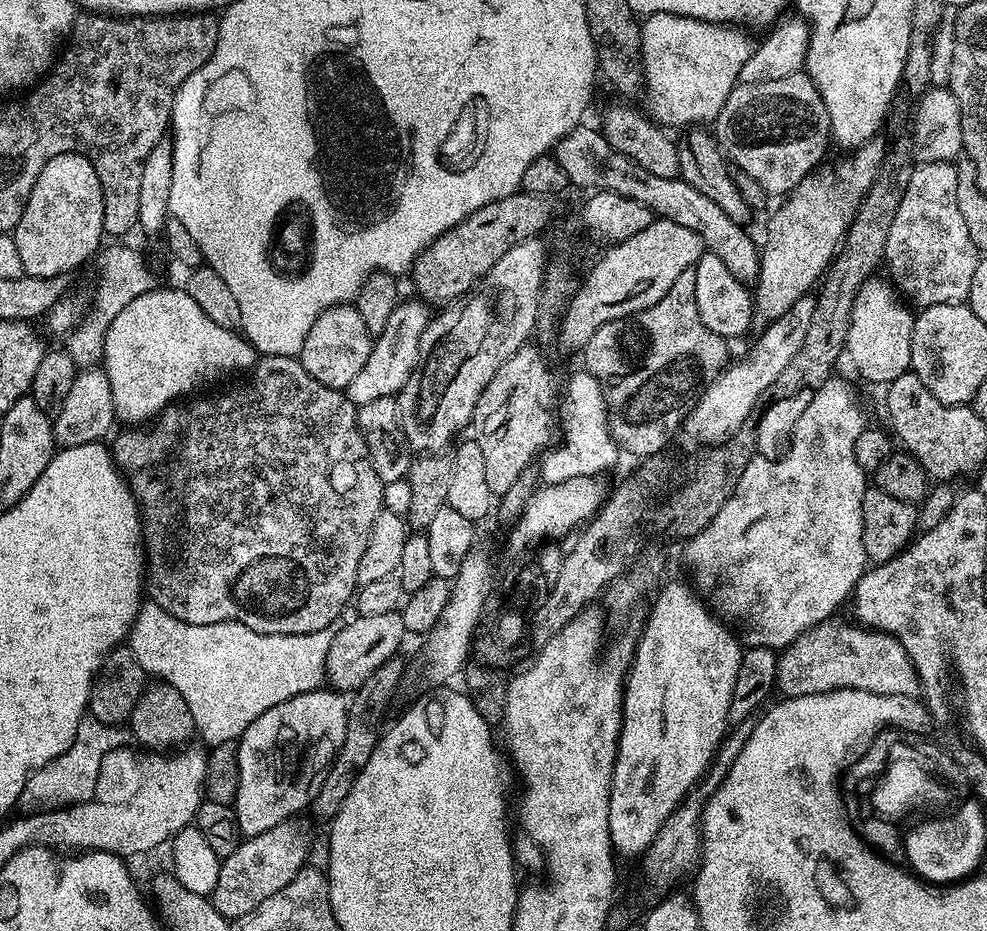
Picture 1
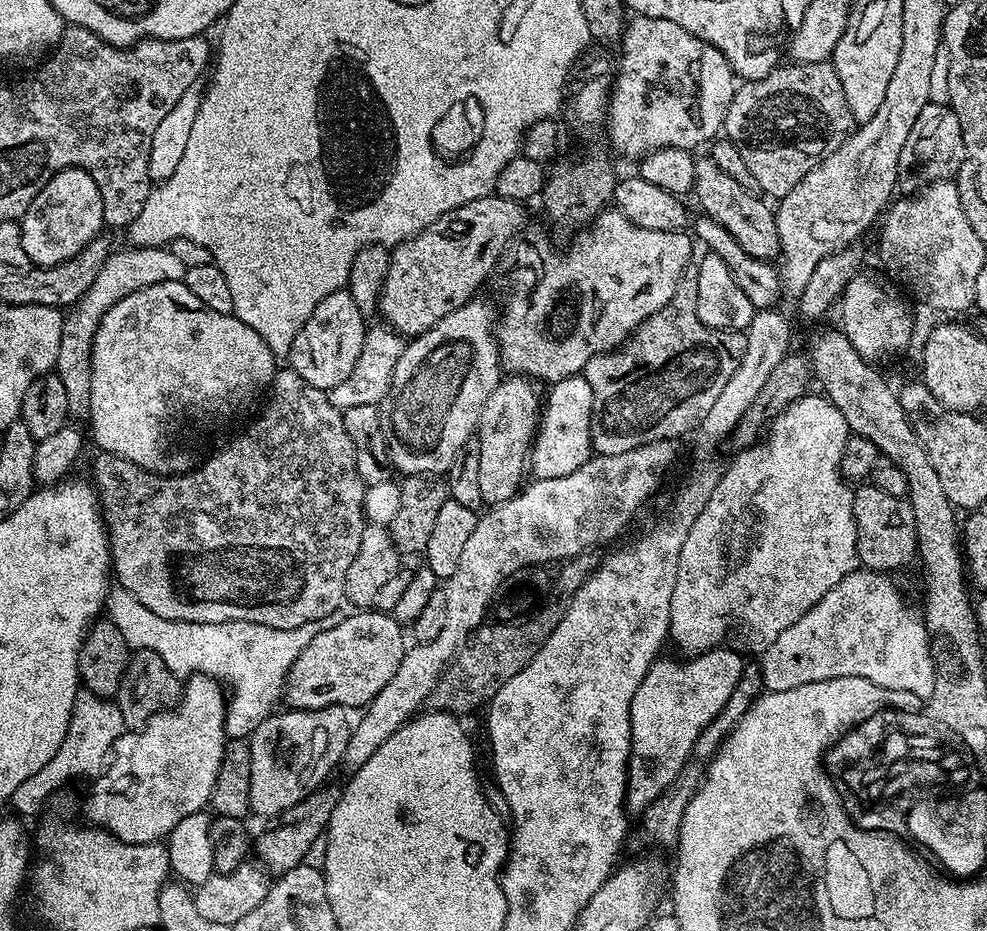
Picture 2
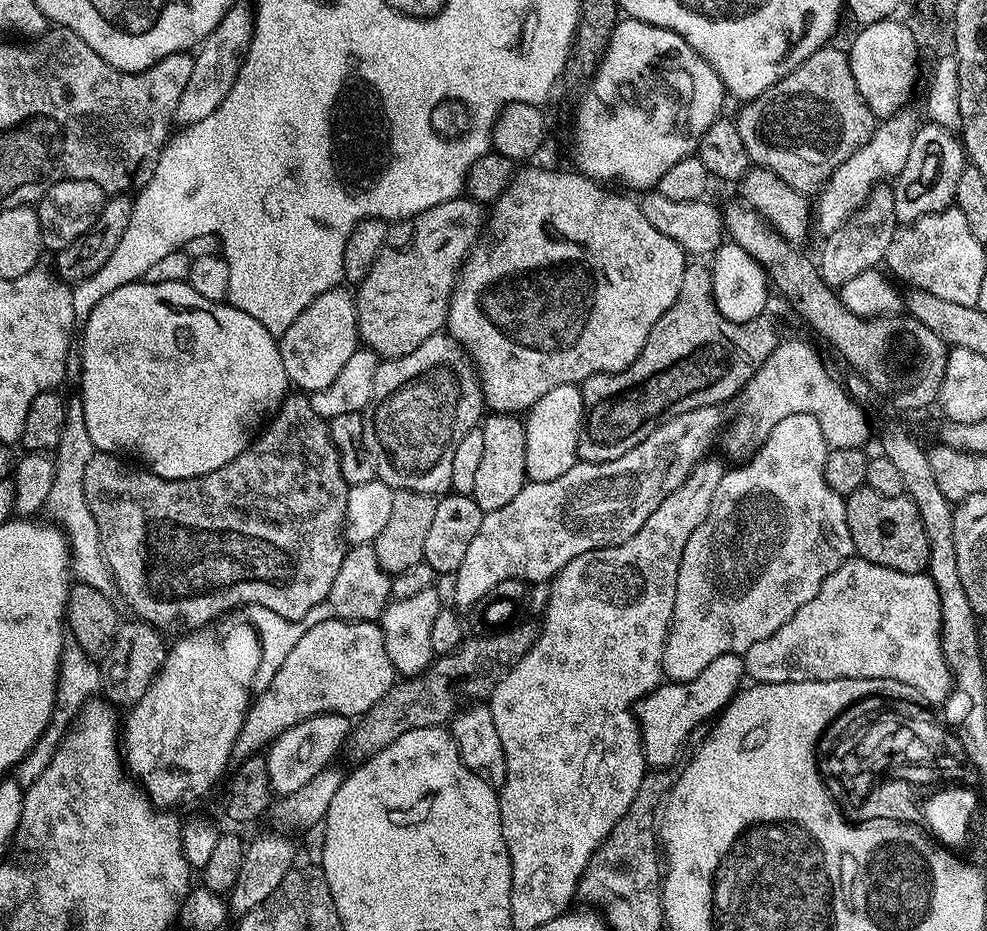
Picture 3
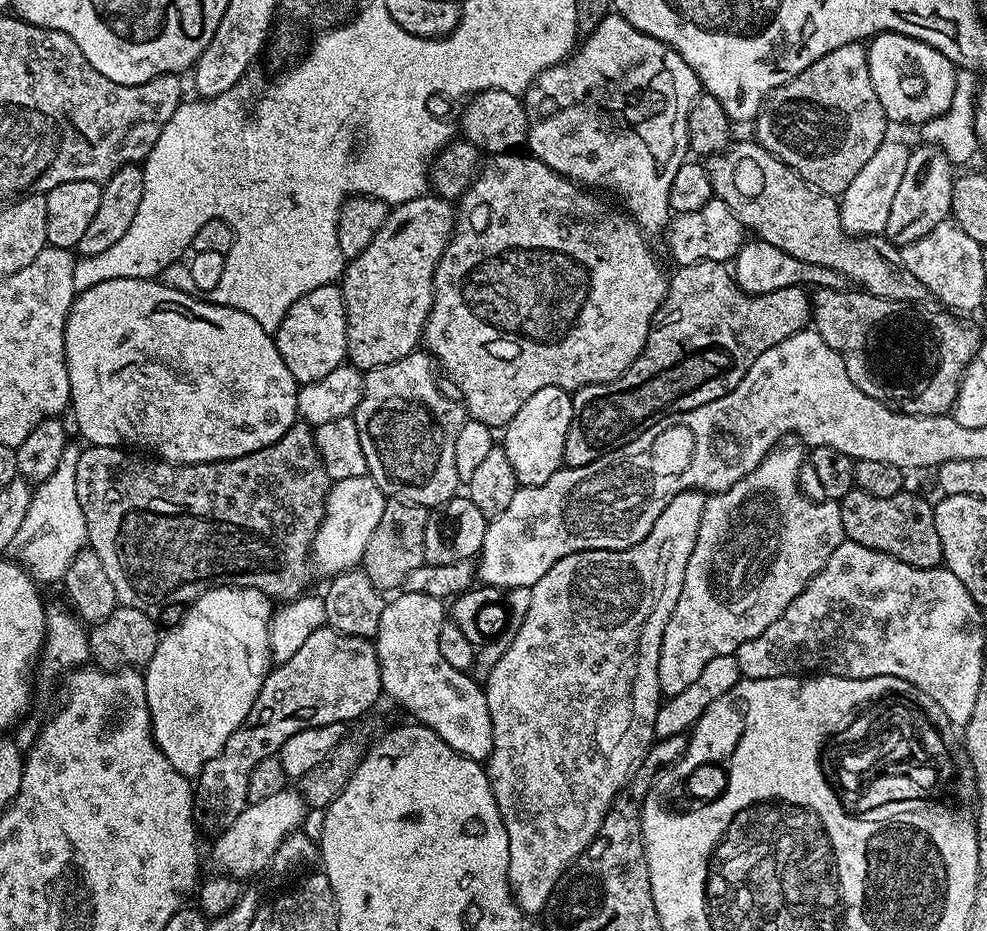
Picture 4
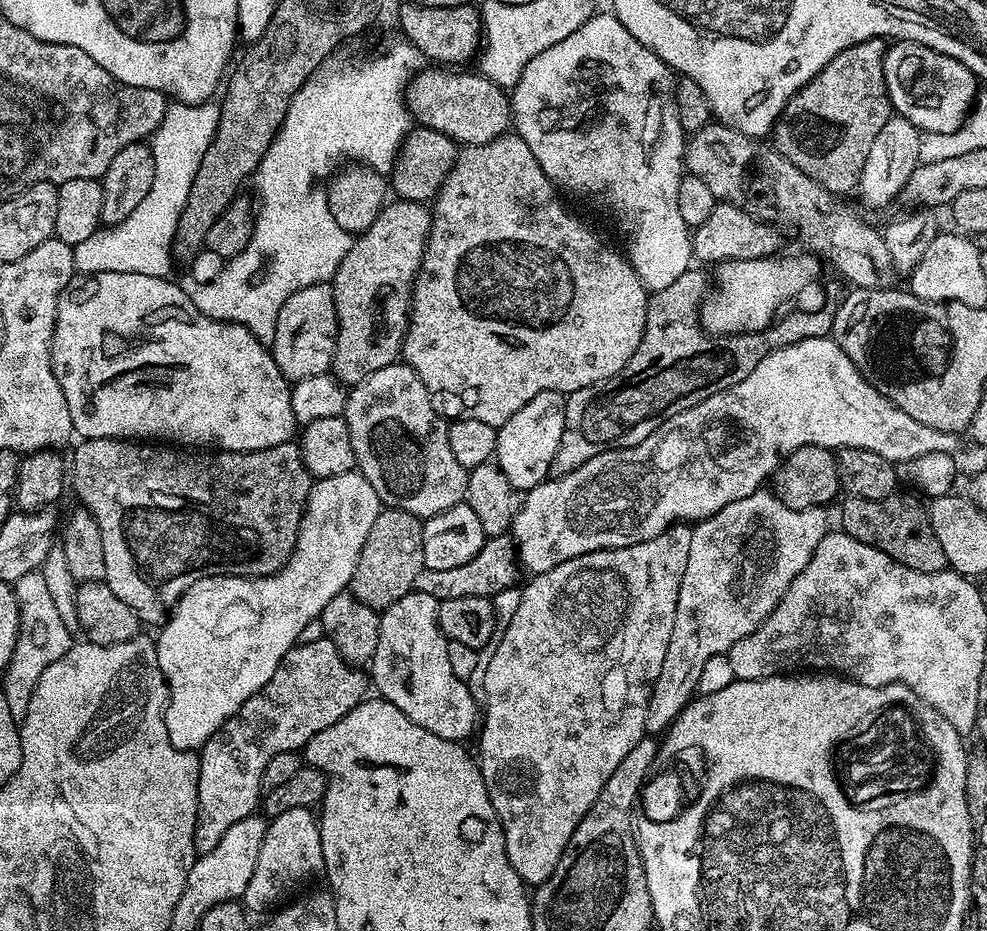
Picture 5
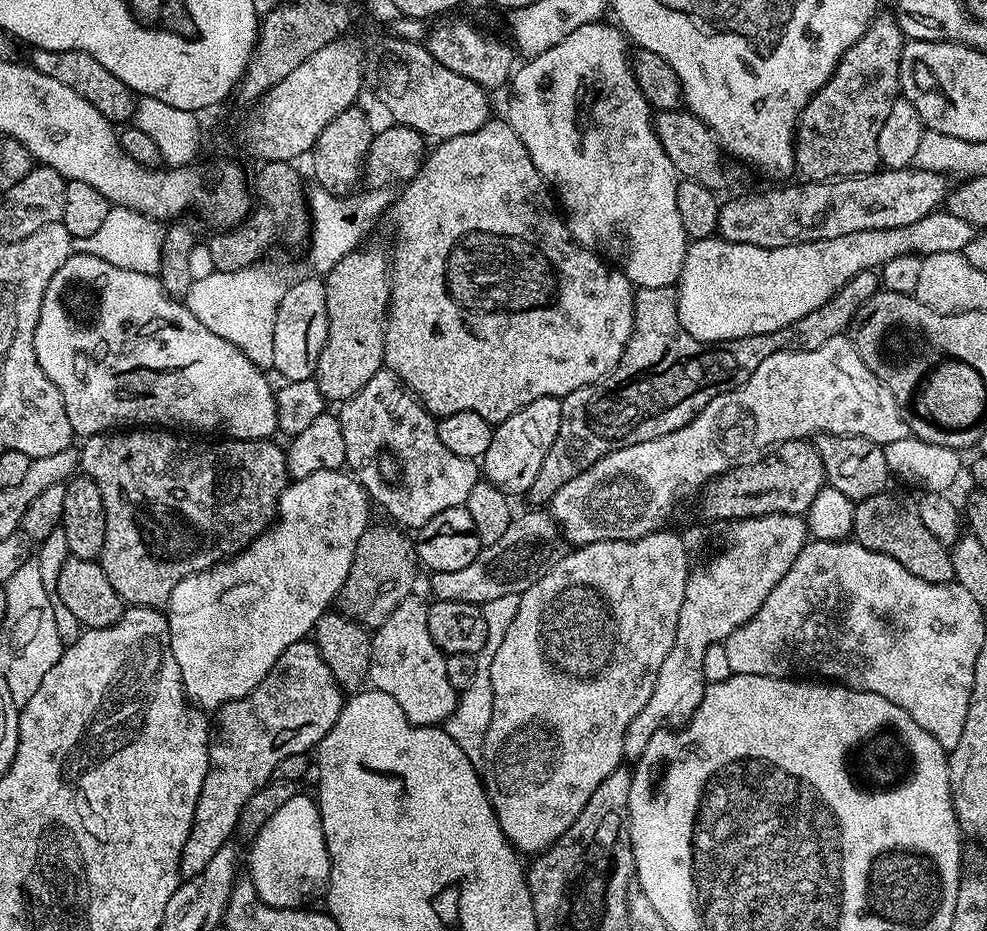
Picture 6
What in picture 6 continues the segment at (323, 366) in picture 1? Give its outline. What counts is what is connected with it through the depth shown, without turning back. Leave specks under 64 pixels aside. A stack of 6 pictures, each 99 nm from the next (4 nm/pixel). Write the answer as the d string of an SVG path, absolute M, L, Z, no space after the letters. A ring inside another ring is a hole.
M297 279L286 290L274 318L274 362L272 368L285 381L310 380L316 375L322 346L326 346L328 319L326 318L326 290L323 279Z

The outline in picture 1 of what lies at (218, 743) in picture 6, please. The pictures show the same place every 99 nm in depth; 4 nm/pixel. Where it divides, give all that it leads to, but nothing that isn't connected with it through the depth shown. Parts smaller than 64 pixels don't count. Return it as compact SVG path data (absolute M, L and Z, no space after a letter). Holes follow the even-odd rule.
M399 611L373 616L357 615L343 629L337 631L334 642L330 646L330 654L326 654L326 670L324 671L327 683L335 691L351 694L378 670L391 656L401 651L400 639L406 636L404 623Z

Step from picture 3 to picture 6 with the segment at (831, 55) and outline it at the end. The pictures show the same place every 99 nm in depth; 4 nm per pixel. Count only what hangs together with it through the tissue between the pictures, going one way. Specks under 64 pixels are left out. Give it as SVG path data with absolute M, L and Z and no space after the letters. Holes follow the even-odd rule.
M884 15L872 19L862 38L842 54L830 78L802 110L796 123L796 172L805 181L861 176L881 167L878 130L901 95L900 59L906 43L895 15Z

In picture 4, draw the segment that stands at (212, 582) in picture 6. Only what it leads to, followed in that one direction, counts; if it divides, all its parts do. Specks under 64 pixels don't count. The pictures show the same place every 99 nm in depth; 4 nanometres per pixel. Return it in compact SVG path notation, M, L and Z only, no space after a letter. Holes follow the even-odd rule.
M369 475L335 481L328 490L324 517L312 543L311 567L315 571L317 568L325 578L334 577L340 572L353 571L364 559L366 542L370 542L374 526L378 526L382 519L385 503L384 492ZM224 584L221 588L206 589L195 602L187 605L183 612L184 617L169 632L165 631L161 635L158 646L154 650L154 658L150 658L150 662L143 669L143 673L144 685L146 686L146 702L152 719L152 737L156 739L156 745L162 750L164 757L174 766L174 770L178 770L183 776L195 778L206 766L206 762L210 762L210 758L217 756L222 750L222 746L226 746L230 734L234 734L234 730L238 730L238 726L242 726L246 714L250 714L250 710L262 690L264 680L273 667L270 634L272 633L274 604L265 592L257 588L232 588L229 584Z

